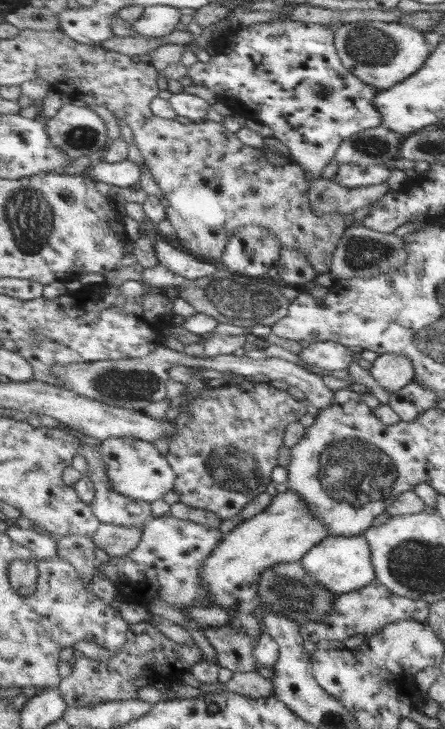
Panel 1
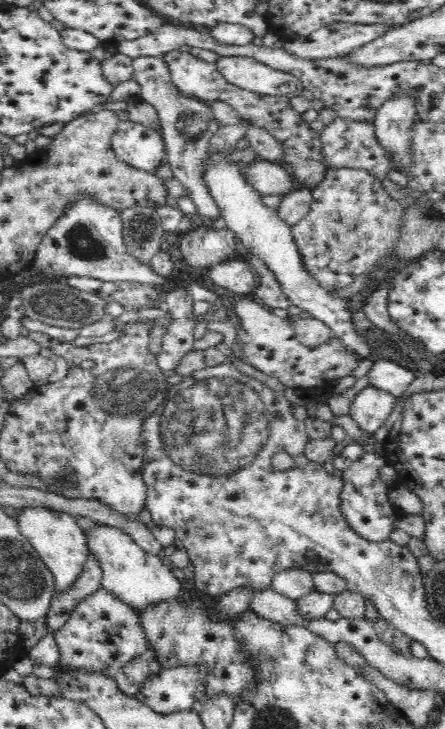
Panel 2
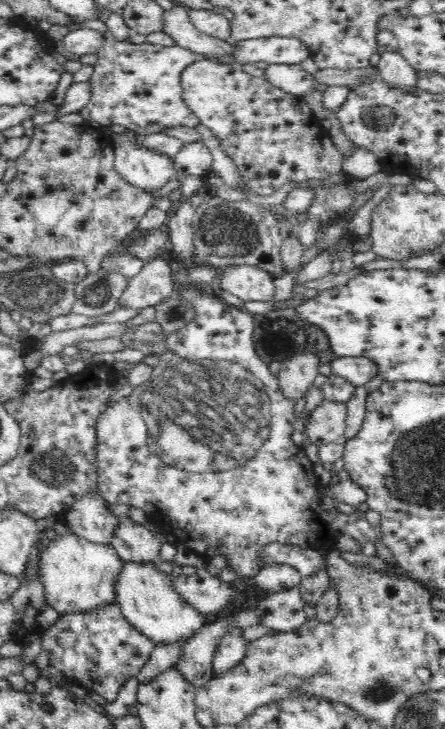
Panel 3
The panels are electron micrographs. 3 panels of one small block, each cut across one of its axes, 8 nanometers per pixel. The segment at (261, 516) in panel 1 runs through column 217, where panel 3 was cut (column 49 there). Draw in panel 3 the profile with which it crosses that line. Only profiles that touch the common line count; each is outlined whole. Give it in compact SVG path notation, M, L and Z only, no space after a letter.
M67 532L40 556L40 577L48 605L61 615L95 611L116 603L116 584L125 562L121 561L111 544L80 540L78 535Z

